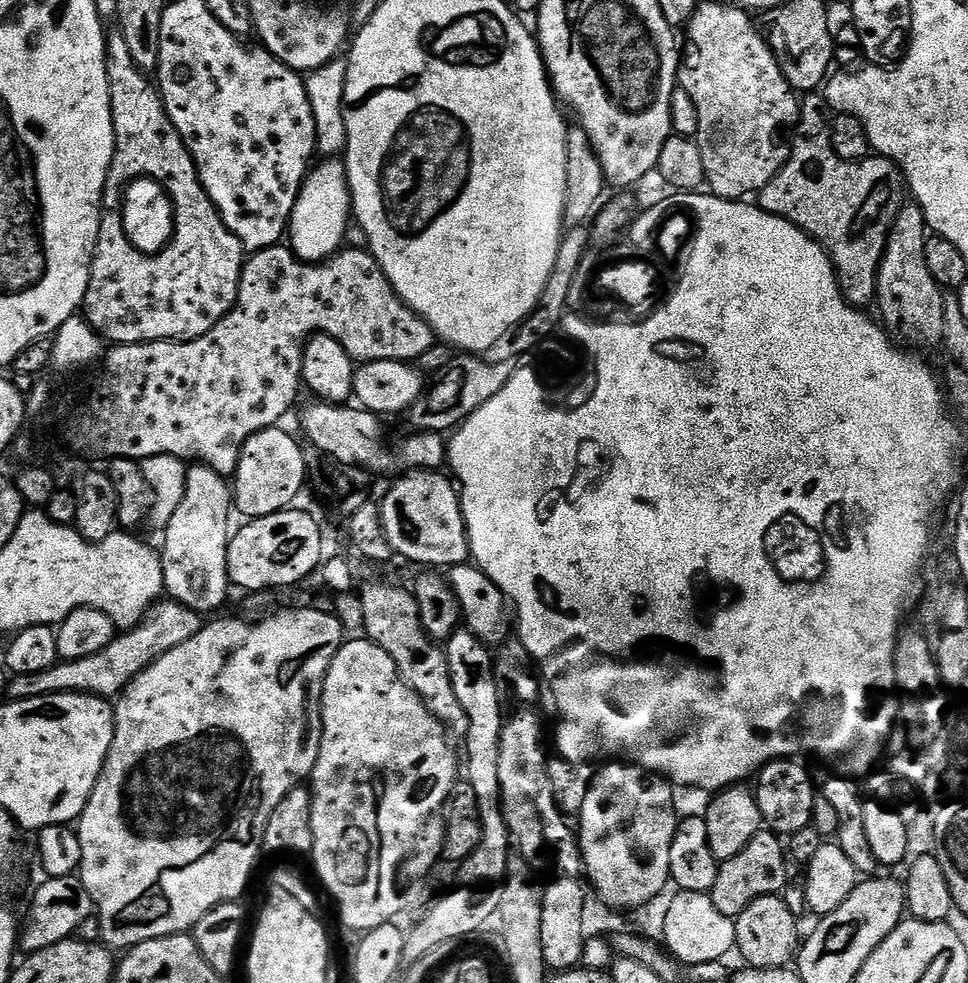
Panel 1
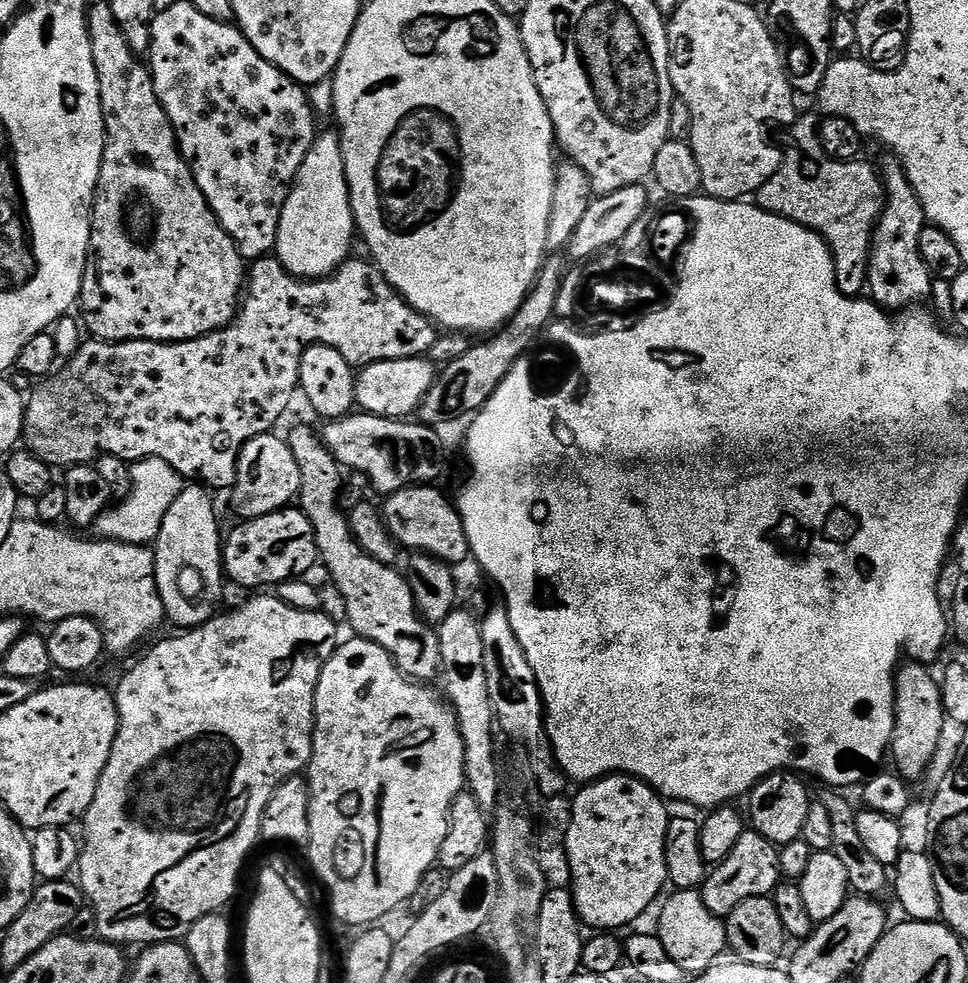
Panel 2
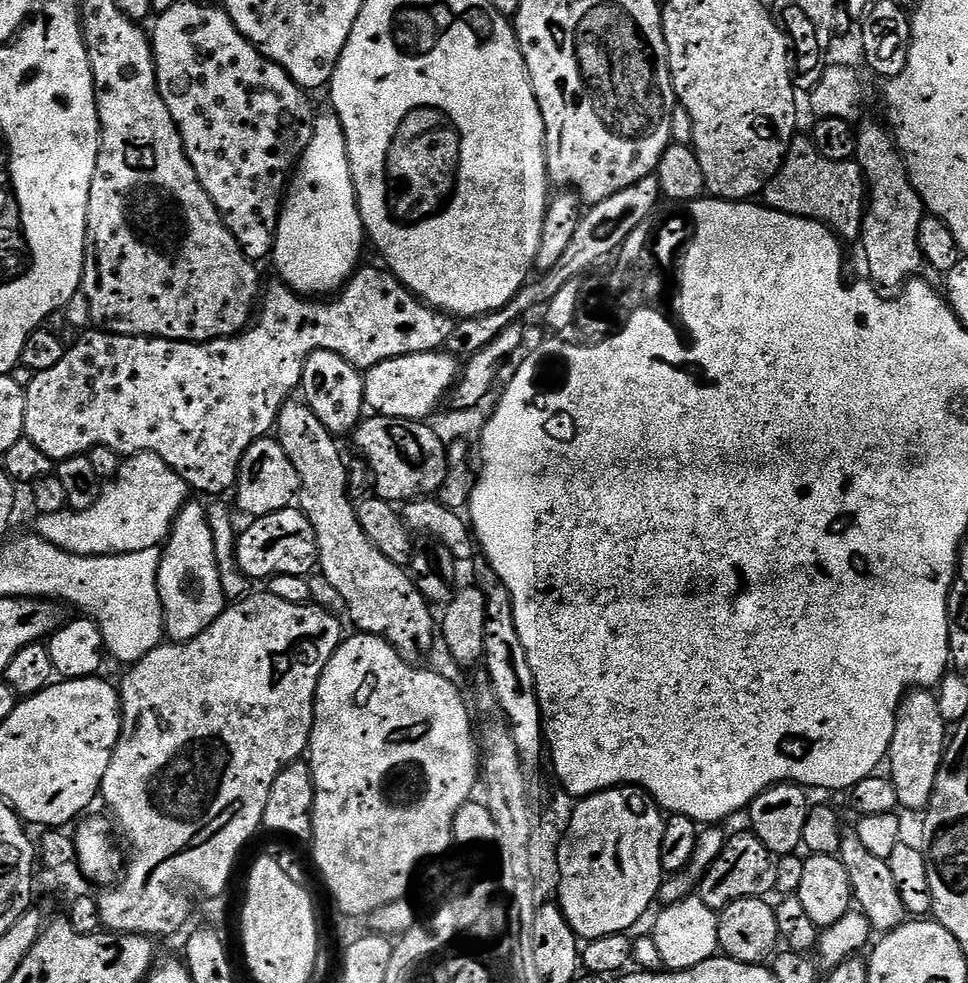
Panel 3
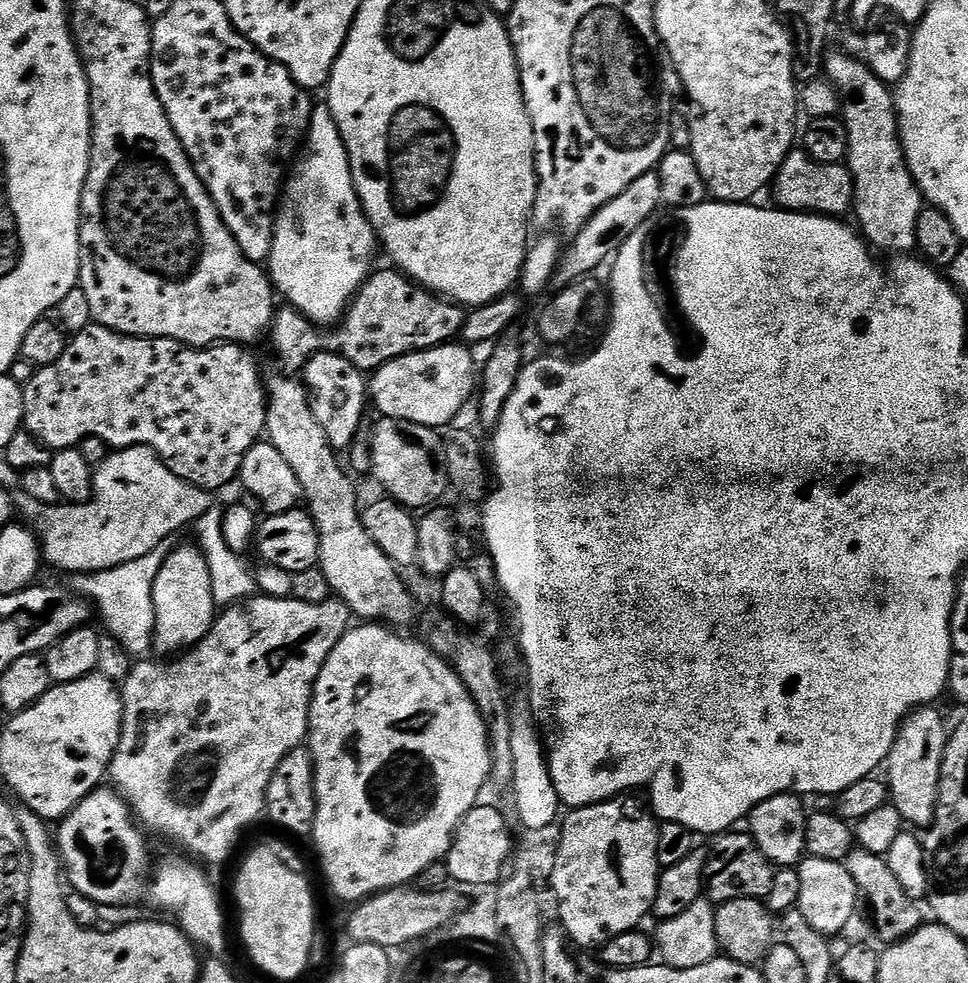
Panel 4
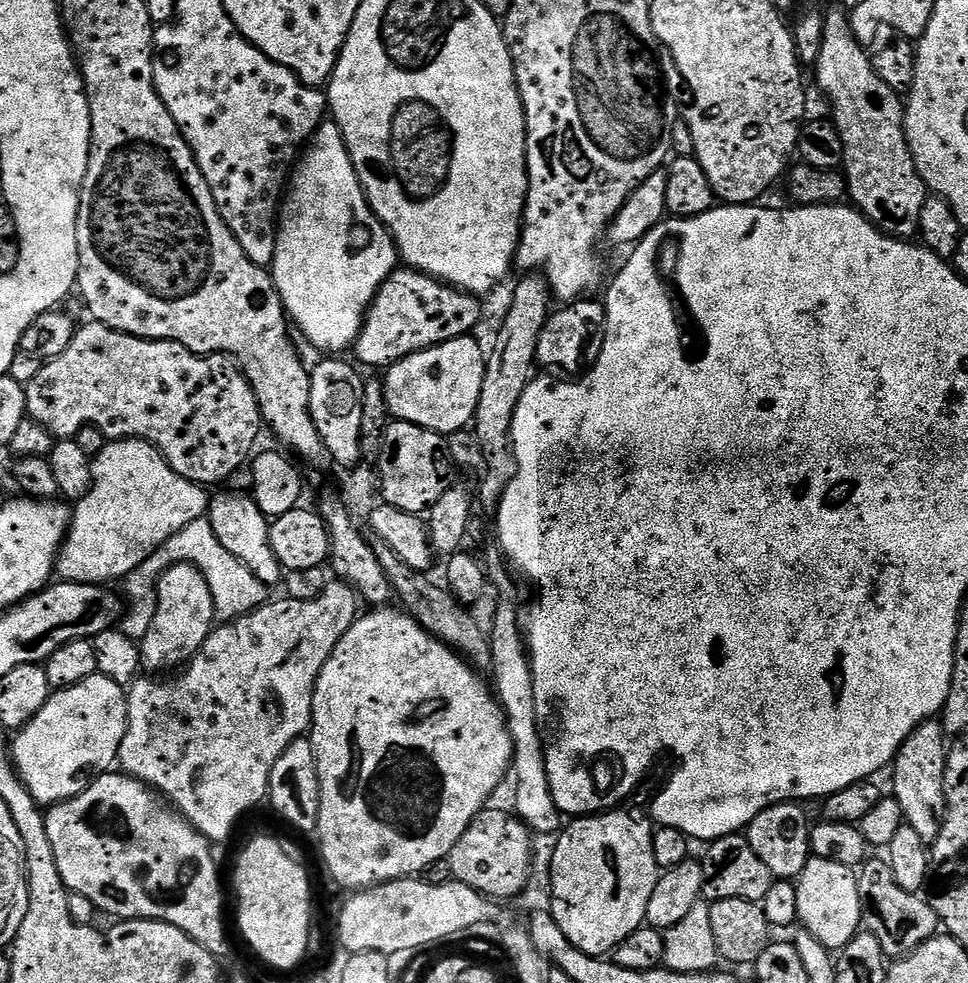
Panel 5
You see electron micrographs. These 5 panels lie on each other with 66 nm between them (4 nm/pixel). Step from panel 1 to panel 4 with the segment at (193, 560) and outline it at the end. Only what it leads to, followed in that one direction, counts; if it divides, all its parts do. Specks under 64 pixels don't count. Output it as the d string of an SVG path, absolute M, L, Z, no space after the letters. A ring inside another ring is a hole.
M178 546L166 558L154 582L154 610L156 633L152 639L152 646L157 657L168 658L173 654L183 653L194 648L202 638L206 638L217 618L218 605L215 602L214 591L211 590L210 566L207 565L207 559L199 547Z

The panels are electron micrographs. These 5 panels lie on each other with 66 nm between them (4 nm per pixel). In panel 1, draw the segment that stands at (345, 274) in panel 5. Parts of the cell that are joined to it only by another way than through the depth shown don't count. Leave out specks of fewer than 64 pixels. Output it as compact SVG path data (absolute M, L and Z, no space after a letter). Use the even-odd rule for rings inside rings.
M324 158L319 162L304 178L286 233L287 239L292 239L290 247L297 260L305 262L323 262L341 251L352 212L352 193L348 190L348 170L343 159Z

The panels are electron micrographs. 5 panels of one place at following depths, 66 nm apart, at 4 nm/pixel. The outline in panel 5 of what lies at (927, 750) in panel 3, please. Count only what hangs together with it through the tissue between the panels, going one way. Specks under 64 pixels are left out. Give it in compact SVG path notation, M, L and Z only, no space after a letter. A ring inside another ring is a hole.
M925 722L908 737L907 742L896 753L891 765L891 795L902 806L902 814L907 827L929 842L938 838L944 825L944 771L948 765L949 749L944 748L946 733L943 723Z

